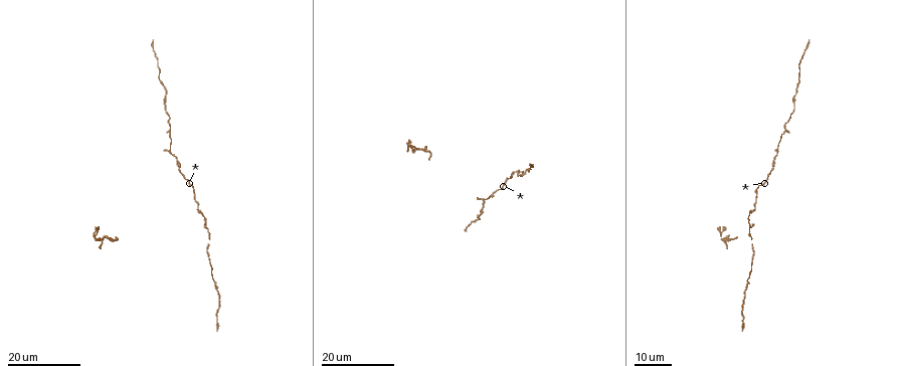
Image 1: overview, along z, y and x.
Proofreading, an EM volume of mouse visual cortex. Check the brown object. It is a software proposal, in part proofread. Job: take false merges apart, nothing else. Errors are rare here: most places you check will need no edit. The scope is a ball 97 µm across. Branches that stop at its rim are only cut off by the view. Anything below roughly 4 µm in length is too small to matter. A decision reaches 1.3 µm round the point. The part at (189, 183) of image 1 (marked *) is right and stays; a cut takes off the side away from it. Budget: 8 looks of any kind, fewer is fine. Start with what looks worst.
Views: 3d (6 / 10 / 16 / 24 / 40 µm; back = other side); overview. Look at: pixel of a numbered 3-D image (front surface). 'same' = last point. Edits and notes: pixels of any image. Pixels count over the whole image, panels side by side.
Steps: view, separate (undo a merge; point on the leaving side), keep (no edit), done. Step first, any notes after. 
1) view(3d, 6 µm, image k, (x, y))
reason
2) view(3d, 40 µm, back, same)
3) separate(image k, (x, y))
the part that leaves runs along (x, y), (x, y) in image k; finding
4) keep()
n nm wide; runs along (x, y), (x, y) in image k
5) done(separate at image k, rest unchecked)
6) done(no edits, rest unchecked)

view(3d, 24 µm, image 1, (159, 60))
a narrow waist

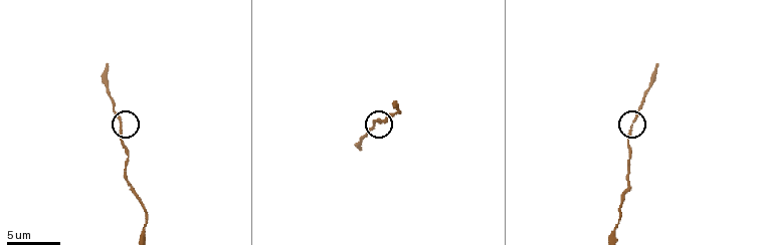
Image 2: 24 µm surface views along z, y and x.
view(3d, 6 µm, image 2, (633, 126))

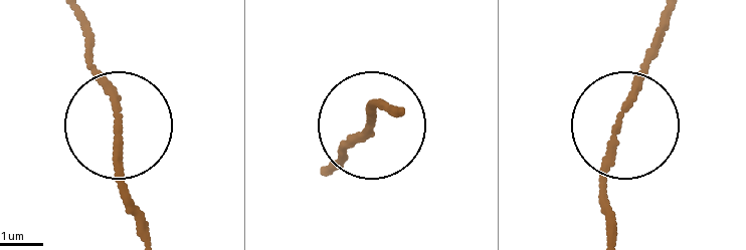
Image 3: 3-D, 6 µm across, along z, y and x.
keep()
150 nm wide; runs along (610, 231), (600, 167), (665, 15) in image 3; continuous, no second neuron

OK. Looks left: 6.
view(3d, 16 µm, image 1, (171, 129))
sudden change in width

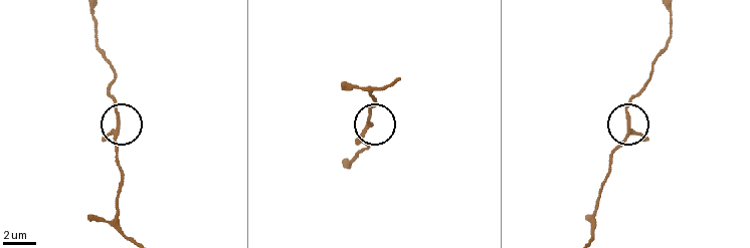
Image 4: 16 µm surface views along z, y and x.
view(3d, 6 µm, image 4, (118, 118))

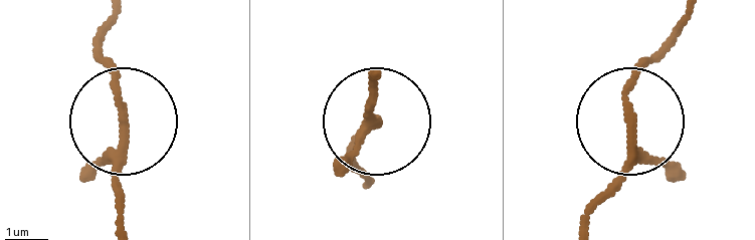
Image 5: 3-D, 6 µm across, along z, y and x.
keep()
runs along (123, 230), (123, 111), (90, 39) in image 5; continuous, no second neuron

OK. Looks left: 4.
view(3d, 16 µm, image 1, (795, 104))
thick turns thin

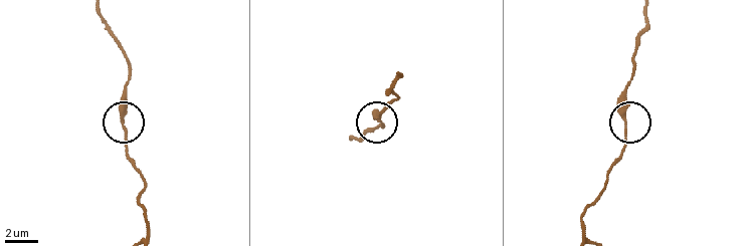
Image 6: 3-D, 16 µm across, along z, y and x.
view(3d, 6 µm, image 6, (625, 129))

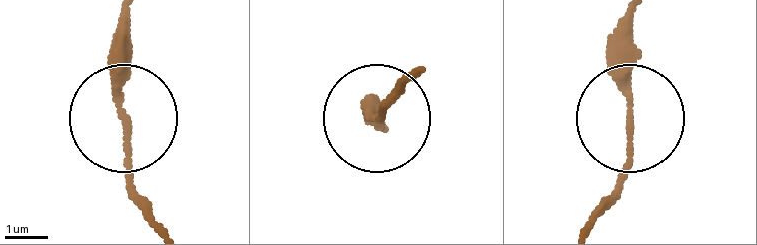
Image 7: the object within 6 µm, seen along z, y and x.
view(3d, 6 µm, back, image 7, (124, 115))
from behind

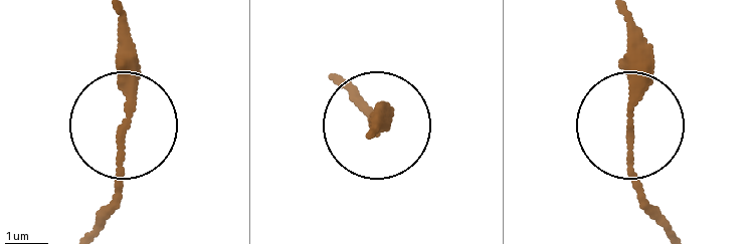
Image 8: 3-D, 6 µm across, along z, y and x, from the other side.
keep()
continuous, no second neuron

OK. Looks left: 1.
done(no edits, rest unchecked)

